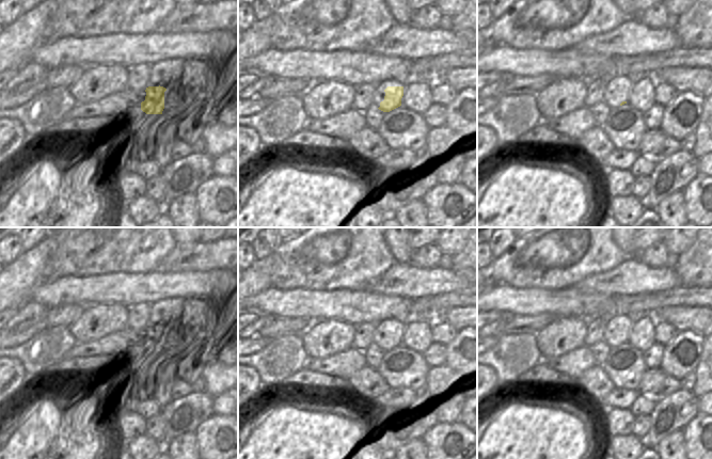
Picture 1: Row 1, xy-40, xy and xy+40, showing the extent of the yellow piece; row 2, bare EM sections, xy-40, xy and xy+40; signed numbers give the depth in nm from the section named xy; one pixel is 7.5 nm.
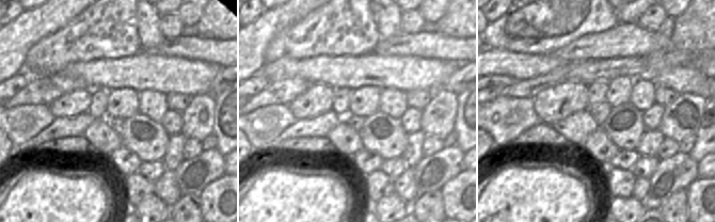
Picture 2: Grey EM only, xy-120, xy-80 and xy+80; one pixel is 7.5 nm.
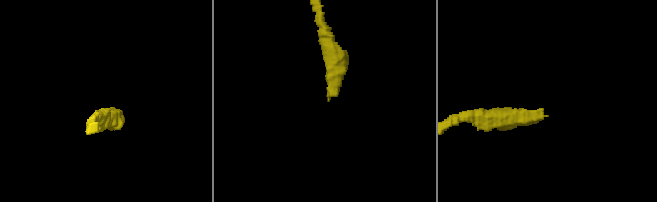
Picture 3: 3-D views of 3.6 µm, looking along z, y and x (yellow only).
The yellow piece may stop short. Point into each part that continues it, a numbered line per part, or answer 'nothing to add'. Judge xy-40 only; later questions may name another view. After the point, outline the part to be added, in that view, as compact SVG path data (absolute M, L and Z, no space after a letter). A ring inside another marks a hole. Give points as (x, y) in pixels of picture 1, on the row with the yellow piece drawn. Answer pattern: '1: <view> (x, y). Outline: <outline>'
1: xy-40 (167, 95). Outline: M164 92L164 108L171 108L171 94Z

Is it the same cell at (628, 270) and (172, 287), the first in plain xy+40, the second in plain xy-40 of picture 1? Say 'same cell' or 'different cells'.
same cell

